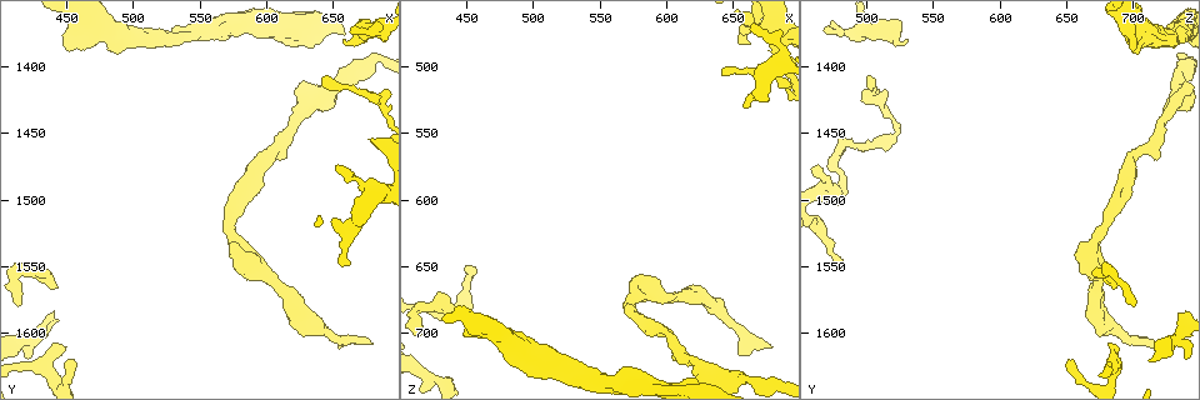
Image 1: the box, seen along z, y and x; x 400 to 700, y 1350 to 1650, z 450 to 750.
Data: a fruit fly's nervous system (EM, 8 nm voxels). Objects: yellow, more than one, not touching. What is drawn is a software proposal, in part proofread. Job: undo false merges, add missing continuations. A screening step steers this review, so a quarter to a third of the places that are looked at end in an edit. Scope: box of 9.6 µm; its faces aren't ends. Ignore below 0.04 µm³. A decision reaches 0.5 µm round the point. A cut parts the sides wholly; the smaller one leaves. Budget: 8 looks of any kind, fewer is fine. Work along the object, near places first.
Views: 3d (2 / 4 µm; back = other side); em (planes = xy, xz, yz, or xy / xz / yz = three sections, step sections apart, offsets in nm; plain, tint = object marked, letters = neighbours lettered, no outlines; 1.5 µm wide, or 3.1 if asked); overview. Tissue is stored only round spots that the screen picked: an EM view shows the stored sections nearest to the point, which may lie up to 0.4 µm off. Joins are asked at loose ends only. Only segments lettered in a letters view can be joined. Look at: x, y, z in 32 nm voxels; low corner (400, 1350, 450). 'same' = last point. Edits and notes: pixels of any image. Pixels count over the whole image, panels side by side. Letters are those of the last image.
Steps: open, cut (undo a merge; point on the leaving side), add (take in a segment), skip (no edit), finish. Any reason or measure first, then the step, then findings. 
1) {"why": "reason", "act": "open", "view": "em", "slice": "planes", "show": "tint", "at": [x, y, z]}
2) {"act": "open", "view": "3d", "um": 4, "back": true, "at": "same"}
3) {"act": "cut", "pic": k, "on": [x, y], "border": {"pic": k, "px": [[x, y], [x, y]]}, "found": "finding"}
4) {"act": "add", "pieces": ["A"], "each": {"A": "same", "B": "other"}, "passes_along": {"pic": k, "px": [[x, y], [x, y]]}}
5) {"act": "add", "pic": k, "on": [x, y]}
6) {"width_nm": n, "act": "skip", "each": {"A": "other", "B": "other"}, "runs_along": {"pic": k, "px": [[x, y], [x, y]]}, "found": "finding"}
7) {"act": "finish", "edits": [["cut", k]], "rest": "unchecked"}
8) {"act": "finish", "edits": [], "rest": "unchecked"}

{"why": "an open end", "act": "open", "view": "em", "slice": "planes", "show": "letters", "at": [644, 1406, 504]}

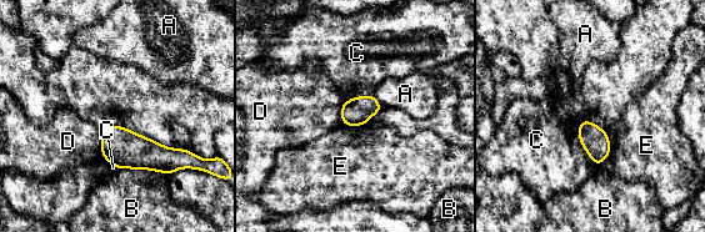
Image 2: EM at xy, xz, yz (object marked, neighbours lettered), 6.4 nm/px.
{"act": "skip", "each": {"A": "other", "B": "other", "C": "other", "D": "other", "E": "other"}, "border": {"pic": 2, "px": [[371, 94], [384, 107]]}, "found": "none of them fits"}

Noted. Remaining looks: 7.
{"why": "free end", "act": "open", "view": "3d", "um": 4, "back": true, "at": [664, 1372, 470]}

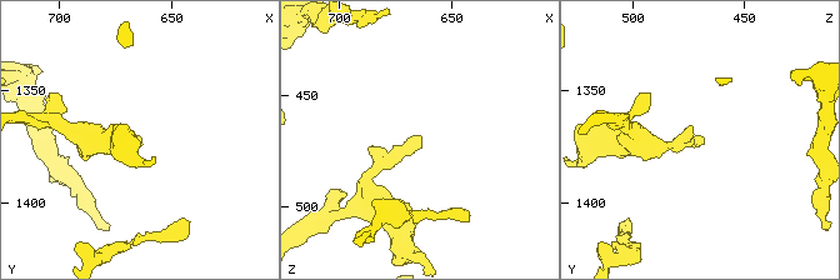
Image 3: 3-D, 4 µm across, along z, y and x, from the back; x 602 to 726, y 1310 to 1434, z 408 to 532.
{"act": "open", "view": "em", "slice": "planes", "show": "letters", "at": [663, 1372, 469]}

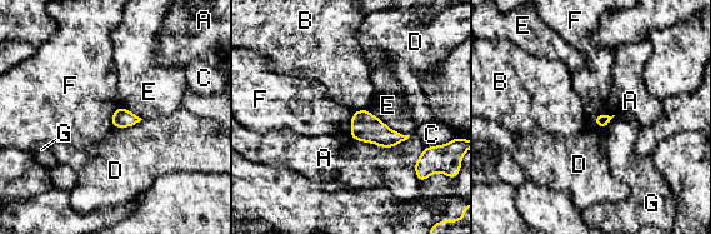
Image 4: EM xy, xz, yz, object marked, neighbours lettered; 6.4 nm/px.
{"act": "skip", "each": {"A": "other", "B": "other", "C": "other", "D": "other", "E": "other", "F": "other", "G": "other"}, "border": {"pic": 4, "px": [[612, 114], [597, 114], [592, 120]]}, "found": "no lettered segment goes on from it"}

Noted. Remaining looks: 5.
{"why": "an open end", "act": "open", "view": "em", "slice": "planes", "show": "tint", "at": [452, 1620, 652]}

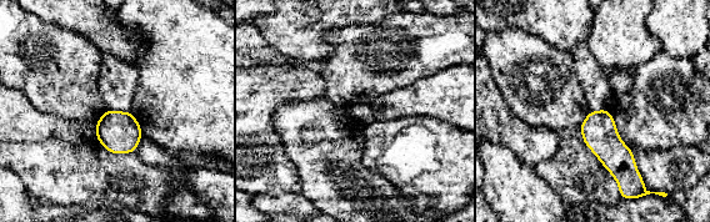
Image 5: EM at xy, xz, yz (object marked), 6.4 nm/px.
{"act": "open", "view": "em", "slice": "planes", "show": "letters", "at": "same"}

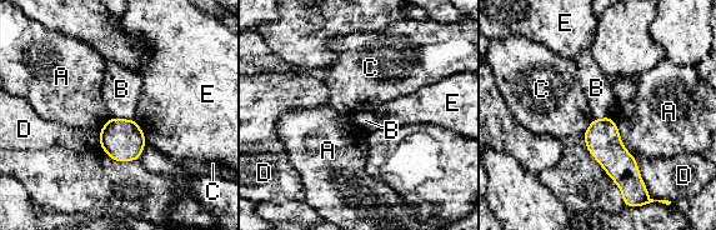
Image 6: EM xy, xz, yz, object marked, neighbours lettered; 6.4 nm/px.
{"act": "skip", "each": {"A": "other", "B": "other", "C": "other", "D": "other", "E": "other"}, "border": {"pic": 6, "px": [[111, 116], [134, 120]]}, "found": "none of them fits"}

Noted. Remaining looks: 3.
{"act": "finish", "edits": [], "rest": "unchecked"}

